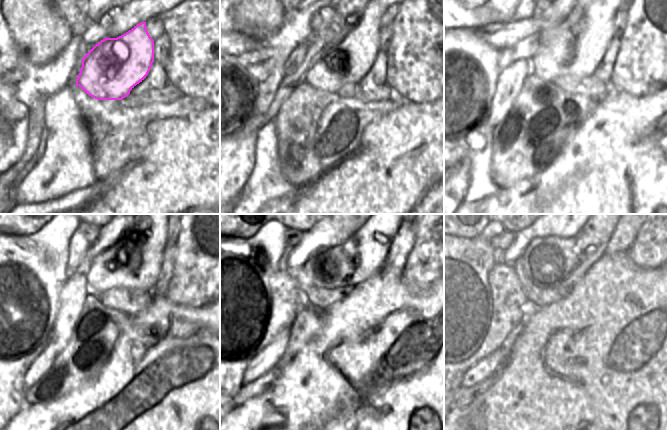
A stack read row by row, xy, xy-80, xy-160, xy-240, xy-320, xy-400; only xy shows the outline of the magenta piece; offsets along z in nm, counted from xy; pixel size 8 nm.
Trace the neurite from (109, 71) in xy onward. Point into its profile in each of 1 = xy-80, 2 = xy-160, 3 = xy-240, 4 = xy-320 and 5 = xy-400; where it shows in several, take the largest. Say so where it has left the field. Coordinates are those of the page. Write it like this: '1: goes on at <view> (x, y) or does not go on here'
1: goes on at xy-80 (347, 63)
2: goes on at xy-160 (577, 53)
3: goes on at xy-240 (136, 266)
4: goes on at xy-320 (362, 256)
5: goes on at xy-400 (549, 262)

